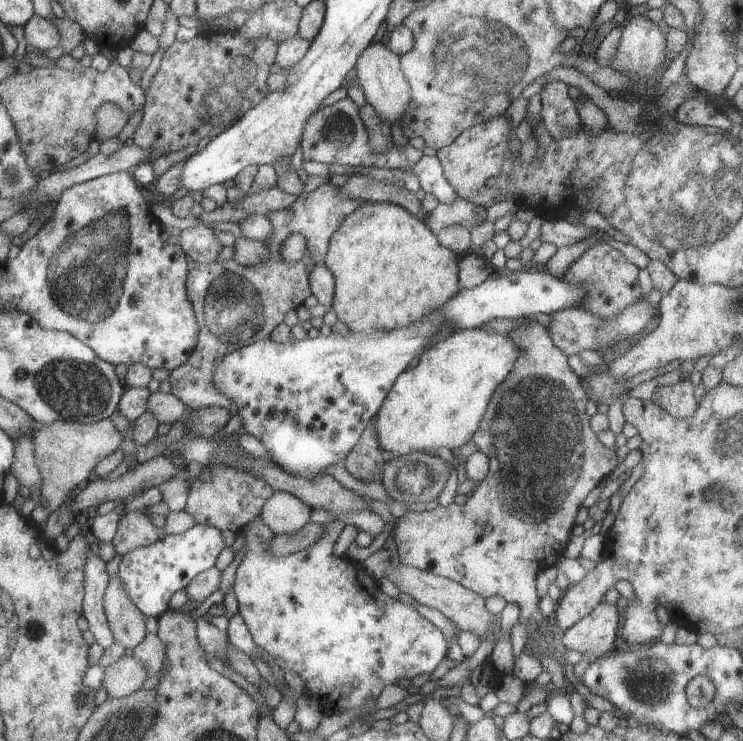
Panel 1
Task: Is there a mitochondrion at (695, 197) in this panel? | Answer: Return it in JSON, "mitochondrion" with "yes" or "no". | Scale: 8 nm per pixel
{"mitochondrion":"yes"}

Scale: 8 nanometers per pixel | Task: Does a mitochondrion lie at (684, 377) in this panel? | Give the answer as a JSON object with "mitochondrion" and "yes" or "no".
{"mitochondrion":"no"}

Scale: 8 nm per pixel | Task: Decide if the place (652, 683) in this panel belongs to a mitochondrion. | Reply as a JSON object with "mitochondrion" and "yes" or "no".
{"mitochondrion":"yes"}

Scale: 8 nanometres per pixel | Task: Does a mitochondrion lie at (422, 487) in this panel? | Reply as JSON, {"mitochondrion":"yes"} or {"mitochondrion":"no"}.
{"mitochondrion":"yes"}

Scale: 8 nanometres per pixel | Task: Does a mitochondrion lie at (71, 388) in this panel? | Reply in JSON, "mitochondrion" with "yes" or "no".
{"mitochondrion":"yes"}

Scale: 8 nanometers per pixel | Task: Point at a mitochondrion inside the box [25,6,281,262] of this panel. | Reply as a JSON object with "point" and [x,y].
{"point":[213,113]}

